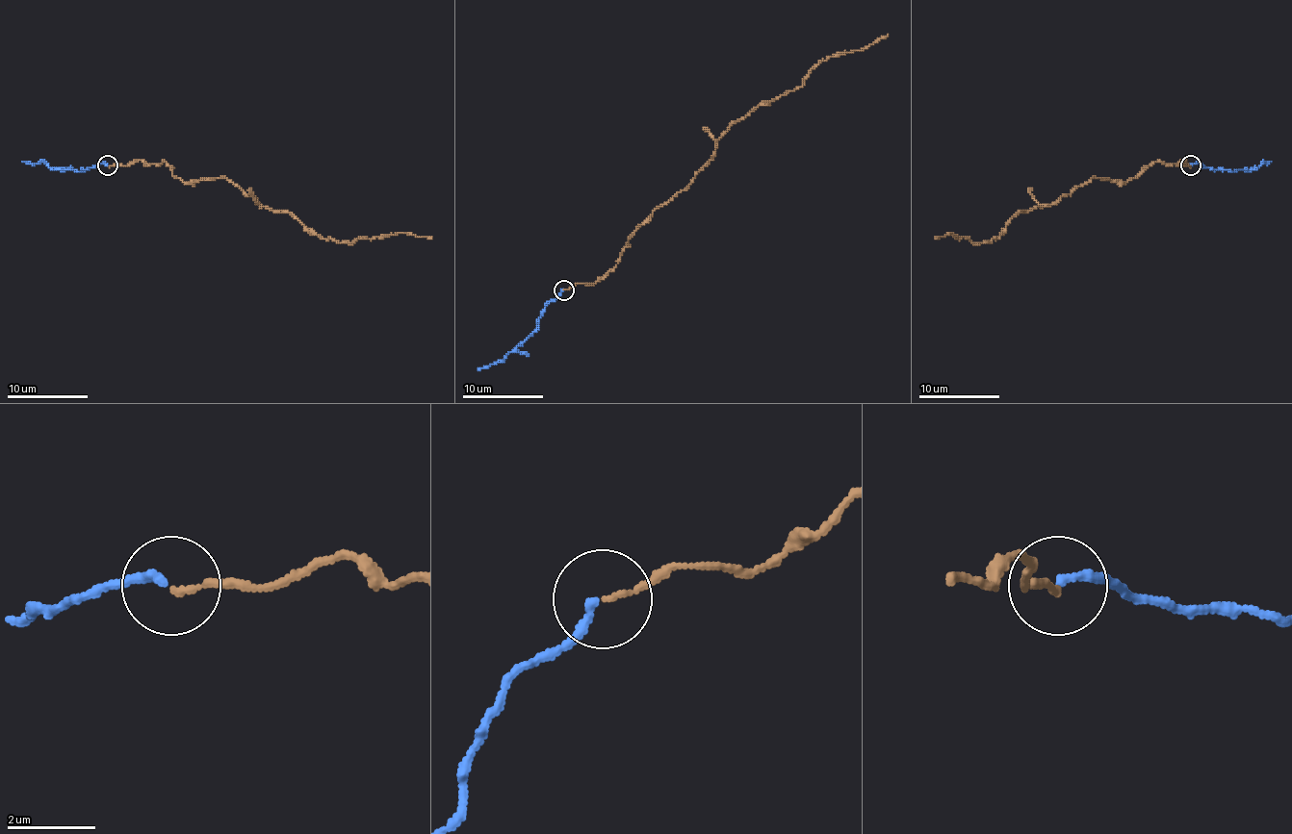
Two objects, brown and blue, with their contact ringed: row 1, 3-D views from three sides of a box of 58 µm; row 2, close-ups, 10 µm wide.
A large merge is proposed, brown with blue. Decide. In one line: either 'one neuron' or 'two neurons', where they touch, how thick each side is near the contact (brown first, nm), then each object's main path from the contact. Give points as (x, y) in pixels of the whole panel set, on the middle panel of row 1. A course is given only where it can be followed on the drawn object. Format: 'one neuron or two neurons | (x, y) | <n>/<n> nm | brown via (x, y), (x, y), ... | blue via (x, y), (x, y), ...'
one neuron | (563, 290) | 130/200 nm | brown via (563, 290), (606, 275), (628, 237), (683, 189), (734, 123), (798, 88), (822, 61), (863, 50), (888, 34) | blue via (563, 290), (530, 334), (498, 362), (478, 370)

